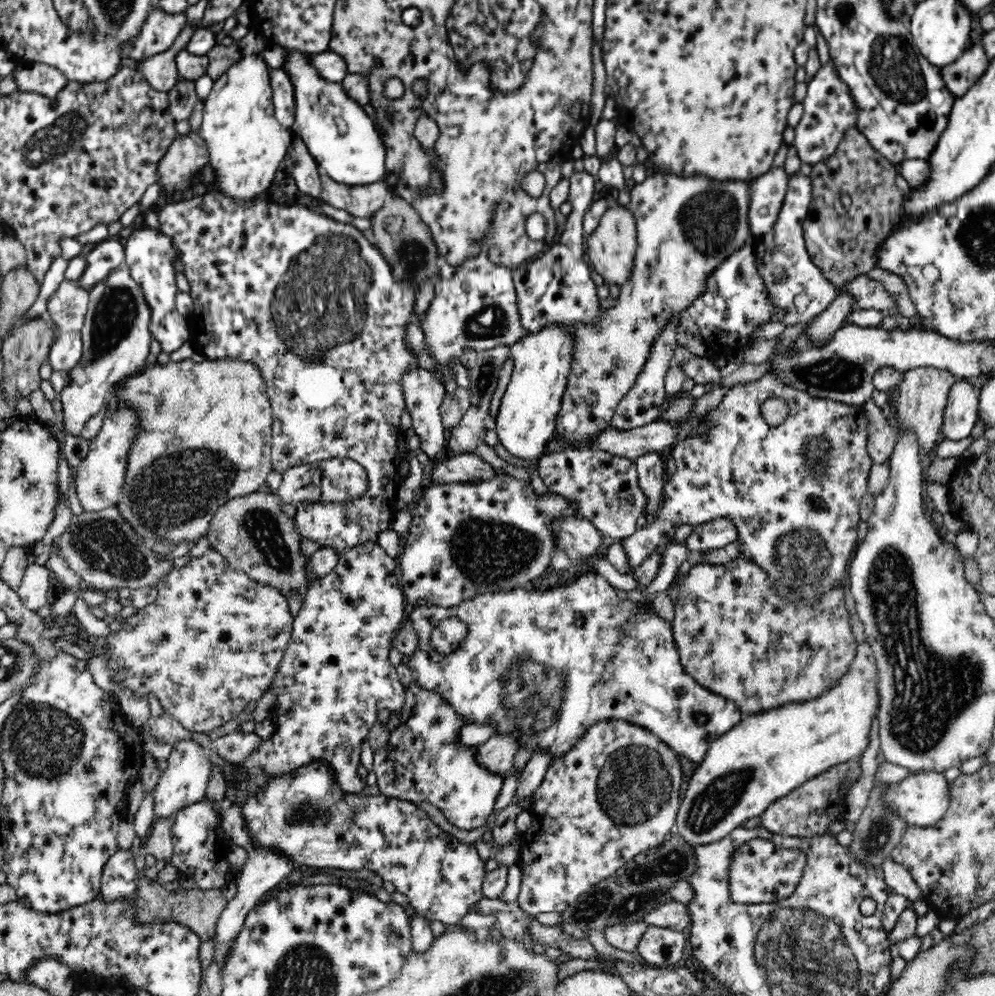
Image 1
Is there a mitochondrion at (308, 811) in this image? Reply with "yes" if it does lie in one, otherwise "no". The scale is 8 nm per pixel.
yes

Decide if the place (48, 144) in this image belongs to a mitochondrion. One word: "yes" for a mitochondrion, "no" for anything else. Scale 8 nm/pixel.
yes

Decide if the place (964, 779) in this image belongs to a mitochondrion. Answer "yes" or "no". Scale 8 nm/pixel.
no

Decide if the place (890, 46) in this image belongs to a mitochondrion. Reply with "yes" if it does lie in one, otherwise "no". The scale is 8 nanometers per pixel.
yes

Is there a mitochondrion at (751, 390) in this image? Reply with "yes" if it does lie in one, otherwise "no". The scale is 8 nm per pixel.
no

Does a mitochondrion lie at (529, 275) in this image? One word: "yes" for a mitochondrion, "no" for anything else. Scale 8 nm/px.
no

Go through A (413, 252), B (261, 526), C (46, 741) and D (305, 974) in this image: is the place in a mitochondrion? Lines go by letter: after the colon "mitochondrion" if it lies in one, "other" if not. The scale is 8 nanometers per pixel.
A: mitochondrion
B: mitochondrion
C: mitochondrion
D: mitochondrion

